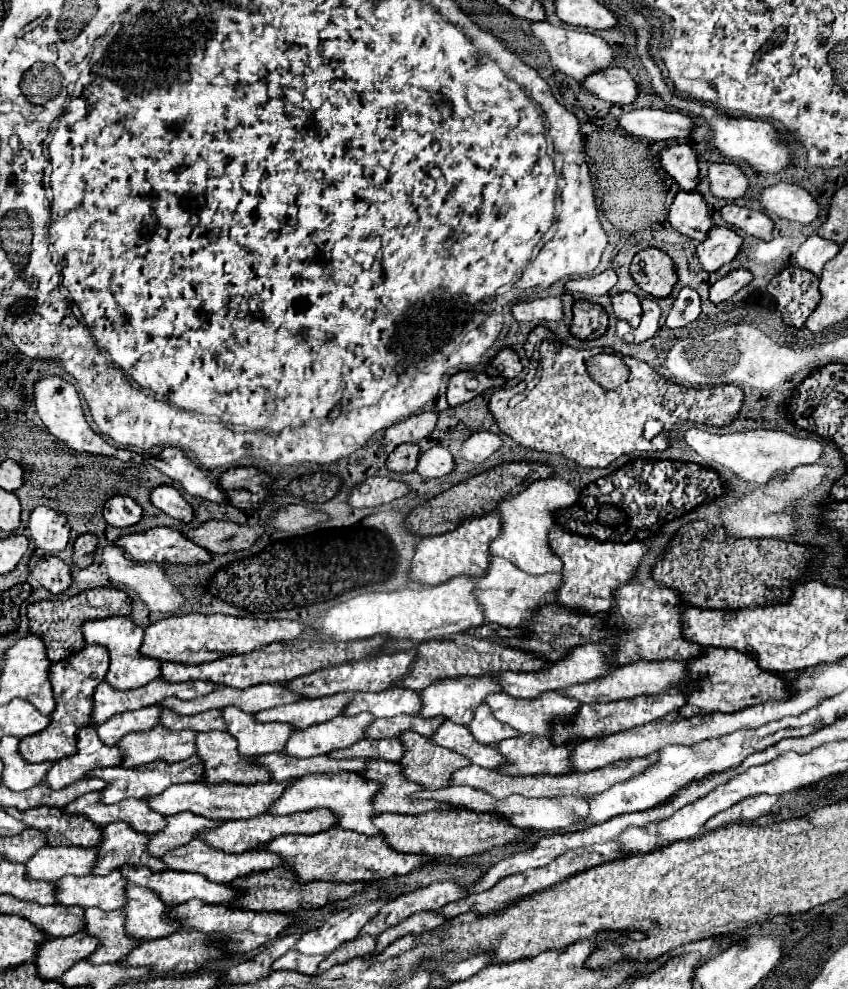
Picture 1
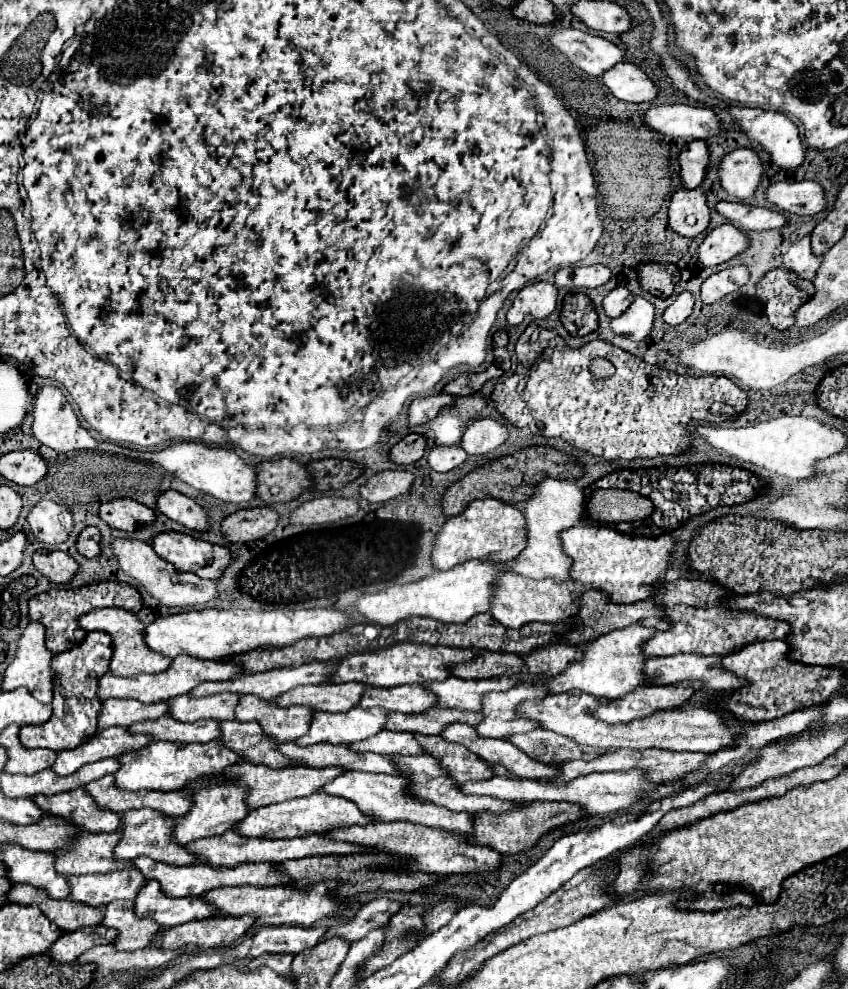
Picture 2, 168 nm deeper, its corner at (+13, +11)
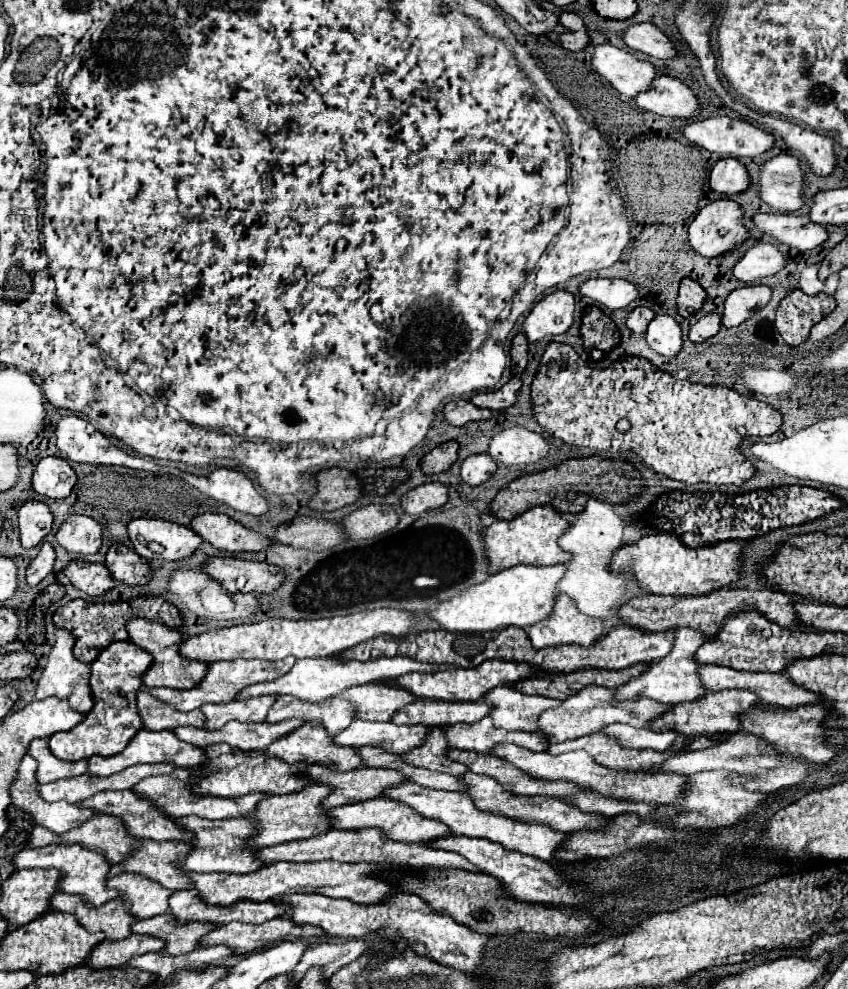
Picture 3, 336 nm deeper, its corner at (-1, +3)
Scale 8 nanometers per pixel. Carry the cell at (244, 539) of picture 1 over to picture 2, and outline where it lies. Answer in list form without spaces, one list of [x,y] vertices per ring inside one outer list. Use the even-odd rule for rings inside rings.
[[[272,507],[240,509],[222,521],[222,531],[230,543],[250,543],[270,535],[278,519],[280,515]]]

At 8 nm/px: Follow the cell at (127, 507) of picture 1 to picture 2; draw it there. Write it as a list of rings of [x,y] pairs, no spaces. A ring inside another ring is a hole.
[[[114,499],[114,501],[102,503],[100,517],[112,529],[122,529],[128,533],[156,523],[156,511],[132,499]]]

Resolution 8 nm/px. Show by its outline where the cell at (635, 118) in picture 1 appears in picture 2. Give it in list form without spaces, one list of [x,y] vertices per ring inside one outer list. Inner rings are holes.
[[[660,105],[644,115],[646,125],[670,137],[680,137],[686,143],[696,139],[712,139],[720,133],[720,119],[708,107],[692,105]]]

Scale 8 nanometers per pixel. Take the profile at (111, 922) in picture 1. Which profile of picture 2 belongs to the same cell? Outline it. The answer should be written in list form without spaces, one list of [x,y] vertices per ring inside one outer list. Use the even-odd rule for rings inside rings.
[[[116,901],[104,907],[104,925],[118,929],[120,935],[114,941],[120,951],[136,951],[152,945],[156,931],[162,927],[152,919],[142,919],[134,913],[134,901]]]

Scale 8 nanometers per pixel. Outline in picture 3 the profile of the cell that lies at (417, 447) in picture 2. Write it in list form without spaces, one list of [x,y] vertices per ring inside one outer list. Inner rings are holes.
[[[448,441],[448,443],[442,443],[442,445],[434,447],[420,461],[422,473],[432,475],[432,473],[446,471],[456,461],[456,451],[458,451],[458,443],[456,441],[452,441],[452,443]]]

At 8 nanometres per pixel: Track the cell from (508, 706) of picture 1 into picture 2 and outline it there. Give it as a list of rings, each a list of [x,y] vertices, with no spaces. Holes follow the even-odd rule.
[[[558,693],[558,695],[548,695],[544,699],[530,699],[526,703],[522,703],[518,707],[518,713],[530,719],[536,719],[542,723],[544,729],[560,733],[564,737],[574,739],[580,745],[590,745],[596,749],[670,749],[670,751],[704,751],[704,753],[712,753],[712,751],[720,751],[720,747],[728,747],[728,743],[732,743],[732,731],[728,731],[728,727],[724,727],[724,713],[720,709],[712,709],[708,705],[684,705],[680,709],[672,709],[672,711],[658,711],[656,715],[648,715],[648,719],[636,719],[630,723],[604,723],[598,721],[592,711],[596,711],[598,701],[588,695],[588,693]]]

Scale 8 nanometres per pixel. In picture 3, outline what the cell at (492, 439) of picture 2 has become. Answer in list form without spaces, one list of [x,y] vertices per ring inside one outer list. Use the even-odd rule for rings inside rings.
[[[508,427],[496,433],[486,451],[496,463],[524,465],[548,455],[548,441],[524,427]]]

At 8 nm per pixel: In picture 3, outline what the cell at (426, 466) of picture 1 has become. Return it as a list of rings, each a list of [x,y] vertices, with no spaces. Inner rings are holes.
[[[478,453],[478,455],[470,455],[462,461],[460,477],[468,485],[480,485],[480,483],[488,481],[494,471],[496,471],[494,459],[490,459],[490,455],[486,455],[486,453]]]

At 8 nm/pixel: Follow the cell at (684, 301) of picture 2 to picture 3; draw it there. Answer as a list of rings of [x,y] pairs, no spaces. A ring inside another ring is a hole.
[[[708,313],[704,315],[700,321],[696,321],[690,331],[688,331],[688,339],[694,343],[700,343],[712,335],[716,335],[720,329],[720,315],[716,313]]]

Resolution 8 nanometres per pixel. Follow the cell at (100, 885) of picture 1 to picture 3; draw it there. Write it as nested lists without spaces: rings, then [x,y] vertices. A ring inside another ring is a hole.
[[[122,873],[110,877],[106,881],[106,887],[116,889],[118,899],[130,903],[130,913],[138,919],[168,913],[168,897],[172,895],[172,891],[162,887],[158,881],[134,873]]]

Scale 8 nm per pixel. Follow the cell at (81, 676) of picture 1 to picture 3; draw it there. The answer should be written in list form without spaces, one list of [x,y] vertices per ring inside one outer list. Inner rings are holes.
[[[114,641],[110,643],[92,663],[90,673],[90,689],[94,697],[94,707],[84,715],[84,721],[64,733],[54,733],[48,739],[50,751],[58,759],[64,761],[80,761],[92,755],[110,757],[120,753],[128,741],[142,729],[142,723],[136,713],[136,691],[142,687],[142,673],[152,663],[152,655],[144,649],[138,649],[130,641]]]

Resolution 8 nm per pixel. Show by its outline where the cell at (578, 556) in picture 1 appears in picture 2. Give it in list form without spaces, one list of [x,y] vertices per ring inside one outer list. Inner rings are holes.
[[[578,525],[562,531],[560,539],[564,551],[574,559],[572,579],[610,593],[614,603],[638,603],[652,597],[654,587],[666,579],[676,543],[672,533],[664,533],[660,537],[642,537],[620,533],[614,527],[604,525]]]

